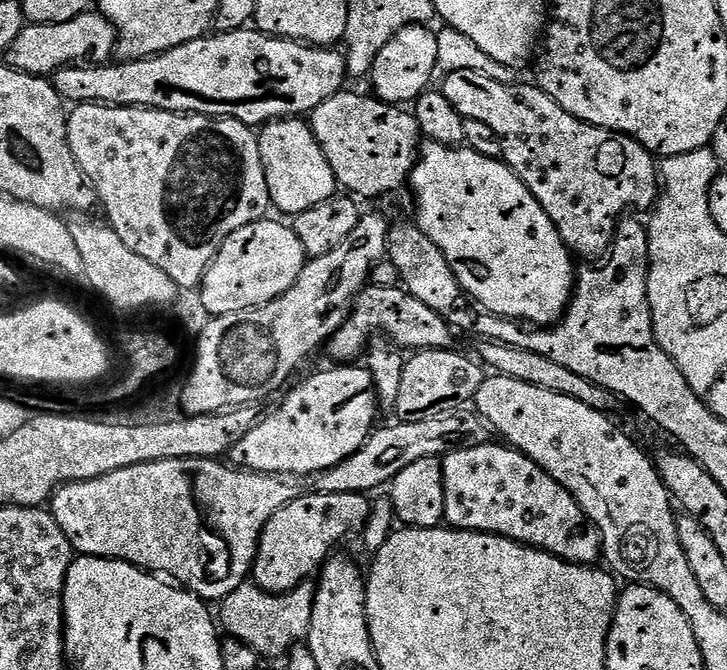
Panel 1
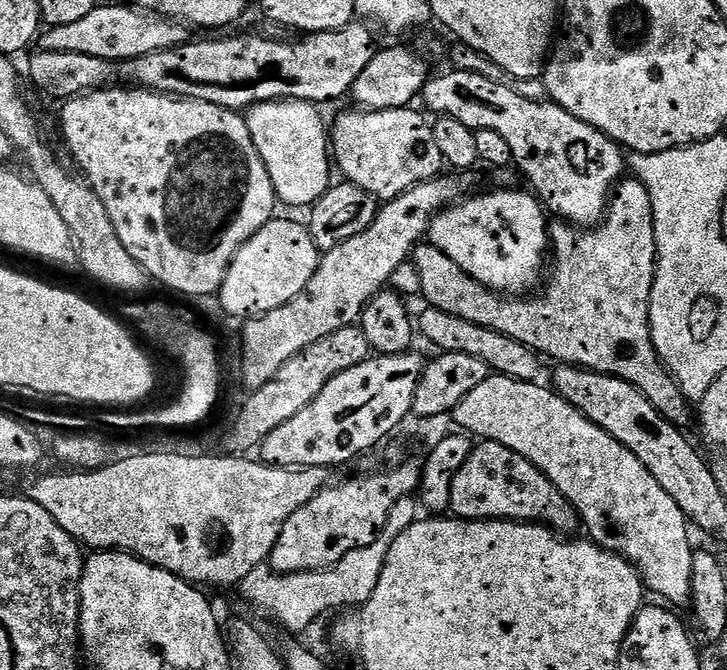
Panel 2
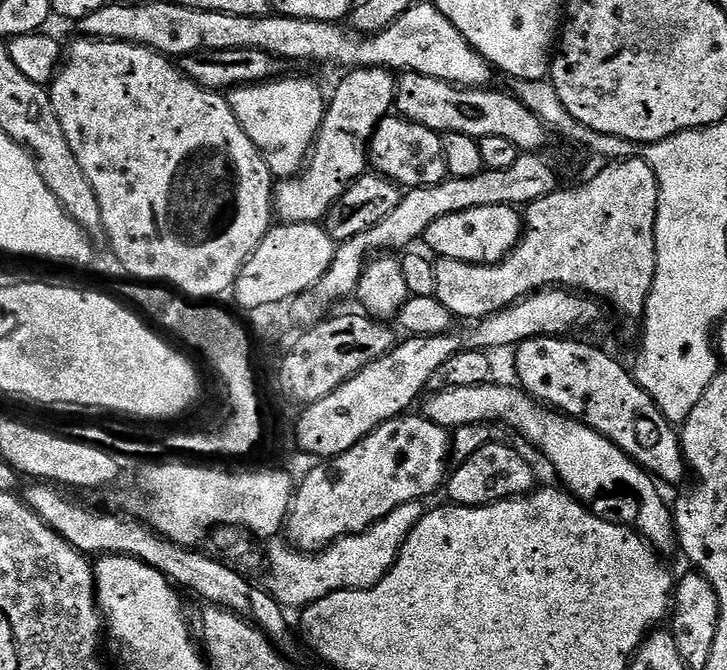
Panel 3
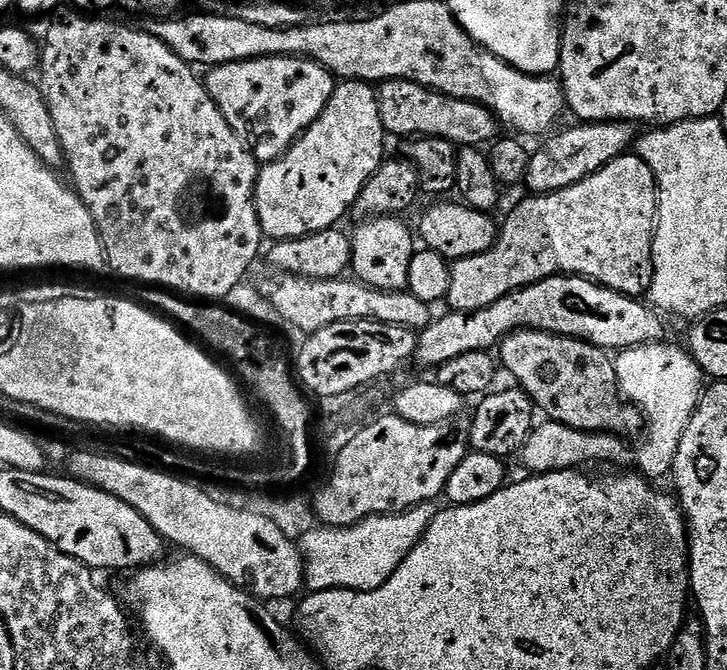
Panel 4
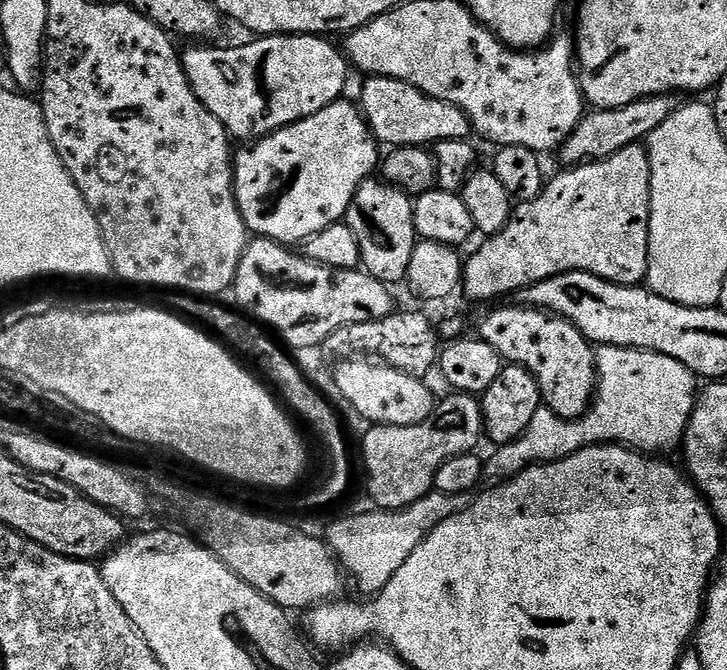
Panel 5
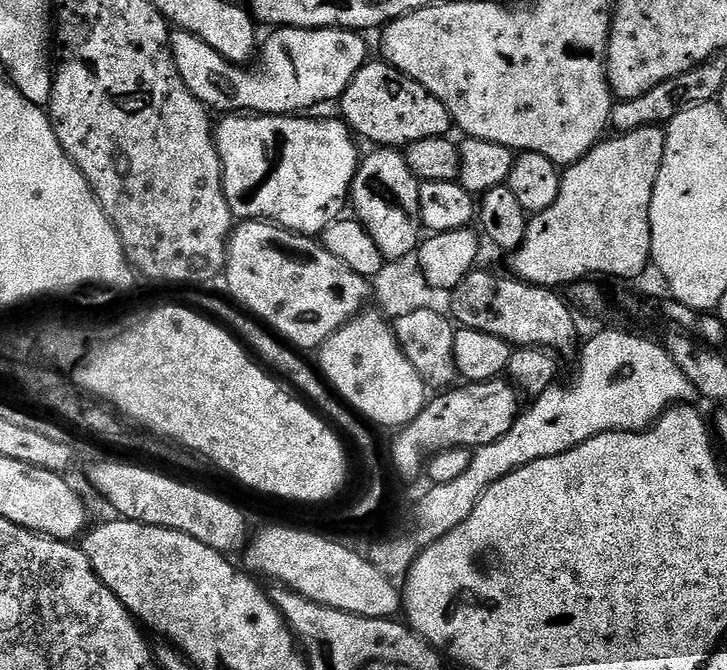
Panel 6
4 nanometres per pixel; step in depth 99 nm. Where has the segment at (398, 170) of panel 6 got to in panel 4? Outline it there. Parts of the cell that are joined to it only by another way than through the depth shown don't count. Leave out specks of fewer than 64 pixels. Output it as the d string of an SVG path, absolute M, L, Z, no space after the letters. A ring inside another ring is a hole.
M374 216L357 223L360 225L357 226L356 233L353 231L350 236L350 272L361 284L383 292L403 292L408 288L411 259L418 251L418 240L413 229L411 232L402 221L400 216Z

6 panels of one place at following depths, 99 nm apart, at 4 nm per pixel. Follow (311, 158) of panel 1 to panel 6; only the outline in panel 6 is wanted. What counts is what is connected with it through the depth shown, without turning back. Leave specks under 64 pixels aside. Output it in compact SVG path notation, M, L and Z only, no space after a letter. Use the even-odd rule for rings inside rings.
M278 28L271 33L268 41L259 45L251 66L231 64L218 50L210 50L202 38L189 32L173 31L170 36L172 60L176 63L186 90L194 94L196 100L203 102L205 108L219 114L255 114L257 116L290 116L304 114L307 108L316 108L319 104L339 101L350 86L354 74L362 65L369 63L368 44L358 32L347 32L337 28L322 30L302 30L301 28Z

